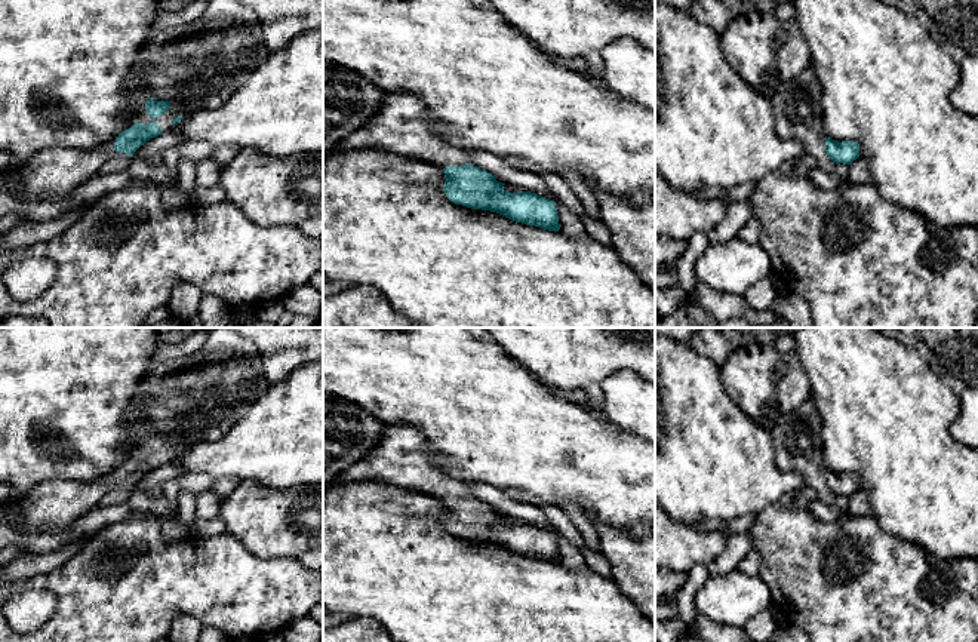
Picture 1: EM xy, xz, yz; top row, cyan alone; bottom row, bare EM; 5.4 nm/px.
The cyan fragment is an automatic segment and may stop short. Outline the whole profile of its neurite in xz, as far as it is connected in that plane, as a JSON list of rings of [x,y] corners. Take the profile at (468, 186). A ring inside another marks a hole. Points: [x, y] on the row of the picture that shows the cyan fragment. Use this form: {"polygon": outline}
{"polygon": [[[387,93],[379,111],[359,130],[338,142],[335,151],[378,150],[394,156],[436,165],[445,173],[443,191],[455,205],[496,212],[511,221],[559,231],[556,202],[530,191],[508,193],[502,182],[467,162],[464,147],[453,145],[430,128],[430,116],[424,104],[413,95]]]}

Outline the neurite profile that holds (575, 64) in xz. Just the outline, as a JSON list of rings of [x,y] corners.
[[[568,58],[562,59],[562,62],[565,67],[570,68],[572,71],[590,77],[594,82],[600,83],[602,86],[608,87],[602,79],[593,76],[584,58]]]

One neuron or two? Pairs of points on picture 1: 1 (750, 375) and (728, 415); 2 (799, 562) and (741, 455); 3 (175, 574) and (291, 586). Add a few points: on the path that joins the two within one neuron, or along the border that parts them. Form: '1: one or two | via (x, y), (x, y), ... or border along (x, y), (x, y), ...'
1: two | border along (719, 372), (726, 395), (762, 426)
2: two | border along (778, 503), (769, 504), (756, 515)
3: one | via (203, 577), (218, 580), (224, 586), (263, 586)

